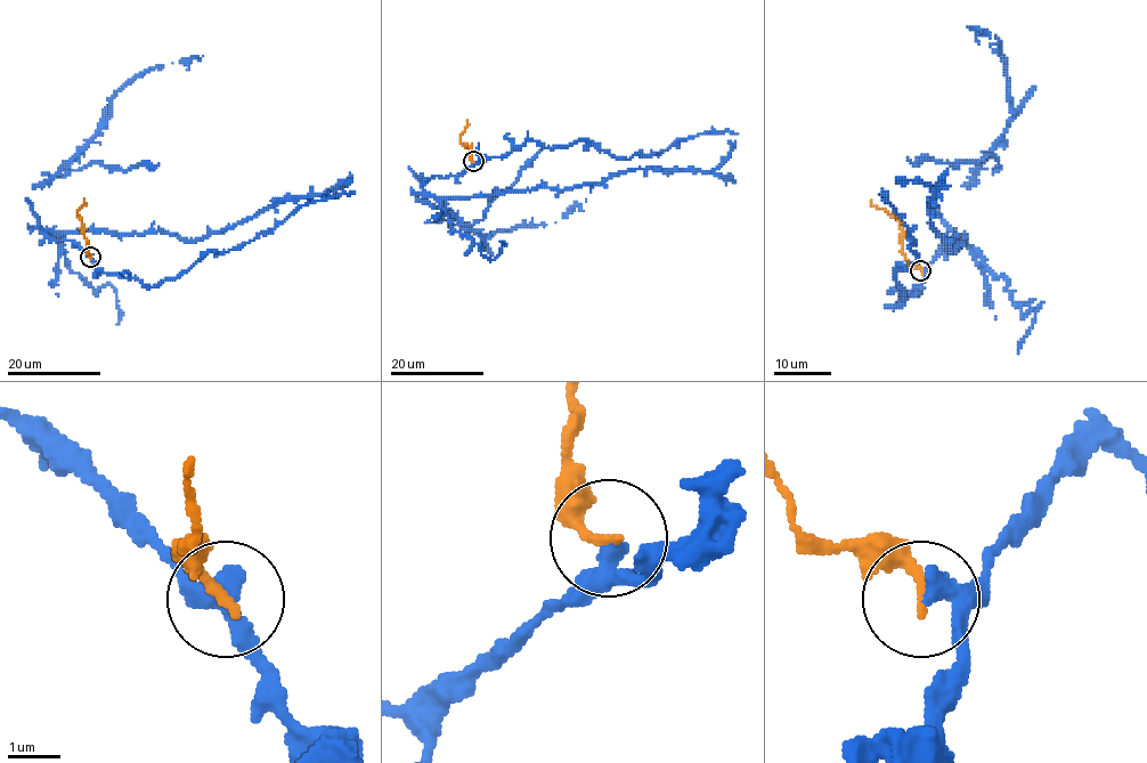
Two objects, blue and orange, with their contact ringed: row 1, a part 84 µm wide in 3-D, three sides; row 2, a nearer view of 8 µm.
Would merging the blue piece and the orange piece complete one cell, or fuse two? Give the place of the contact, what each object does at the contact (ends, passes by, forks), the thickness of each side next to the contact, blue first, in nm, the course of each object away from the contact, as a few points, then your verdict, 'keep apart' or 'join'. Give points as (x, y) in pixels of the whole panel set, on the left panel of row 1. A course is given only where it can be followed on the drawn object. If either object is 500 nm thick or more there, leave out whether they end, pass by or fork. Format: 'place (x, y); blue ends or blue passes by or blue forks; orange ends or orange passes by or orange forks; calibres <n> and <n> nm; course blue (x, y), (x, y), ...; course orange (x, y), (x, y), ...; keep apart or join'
place (90, 257); blue passes by; orange ends; calibres 320 and 200 nm; course blue (90, 256), (71, 240), (50, 240), (38, 224), (53, 232), (168, 232), (197, 240), (352, 179); course orange (90, 256), (78, 213), (84, 199); keep apart

